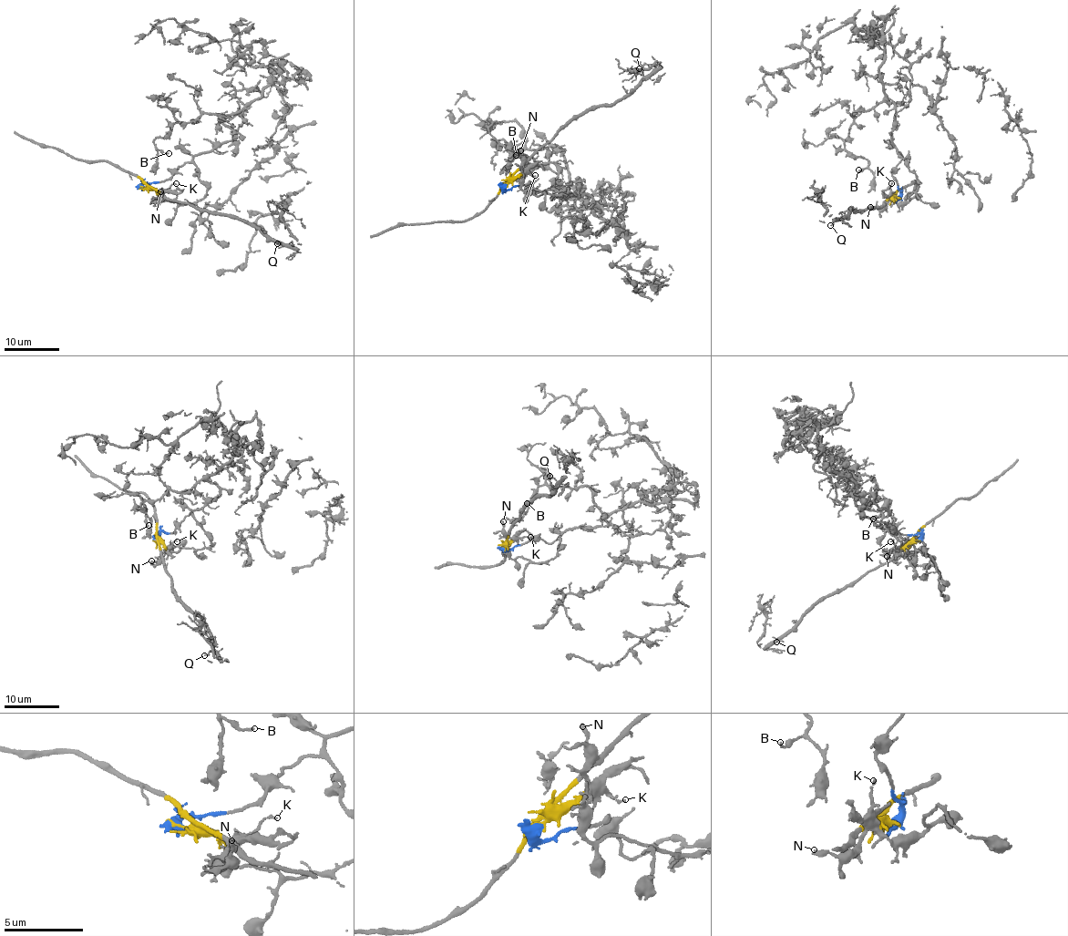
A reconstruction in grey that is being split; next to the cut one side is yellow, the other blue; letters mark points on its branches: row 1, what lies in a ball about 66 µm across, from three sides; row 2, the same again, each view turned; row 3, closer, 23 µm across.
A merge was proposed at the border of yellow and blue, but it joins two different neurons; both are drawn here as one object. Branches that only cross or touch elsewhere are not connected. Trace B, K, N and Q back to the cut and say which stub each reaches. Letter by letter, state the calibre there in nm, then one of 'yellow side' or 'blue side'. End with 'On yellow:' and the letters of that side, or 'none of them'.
B: calibre 110 nm; blue side
K: calibre 120 nm; yellow side
N: calibre 260 nm; yellow side
Q: calibre 120 nm; yellow side
On yellow: K, N, Q

